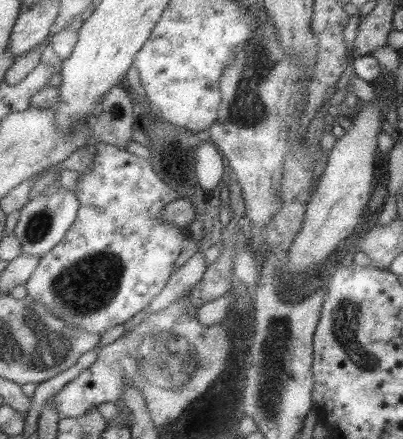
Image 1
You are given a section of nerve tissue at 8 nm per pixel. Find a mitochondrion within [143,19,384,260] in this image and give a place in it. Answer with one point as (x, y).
(249, 108)

